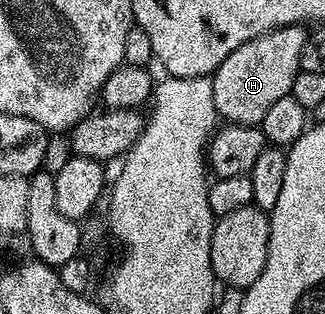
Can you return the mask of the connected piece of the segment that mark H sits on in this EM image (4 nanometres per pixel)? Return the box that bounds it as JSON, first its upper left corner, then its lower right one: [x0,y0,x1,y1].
[211,24,309,126]

